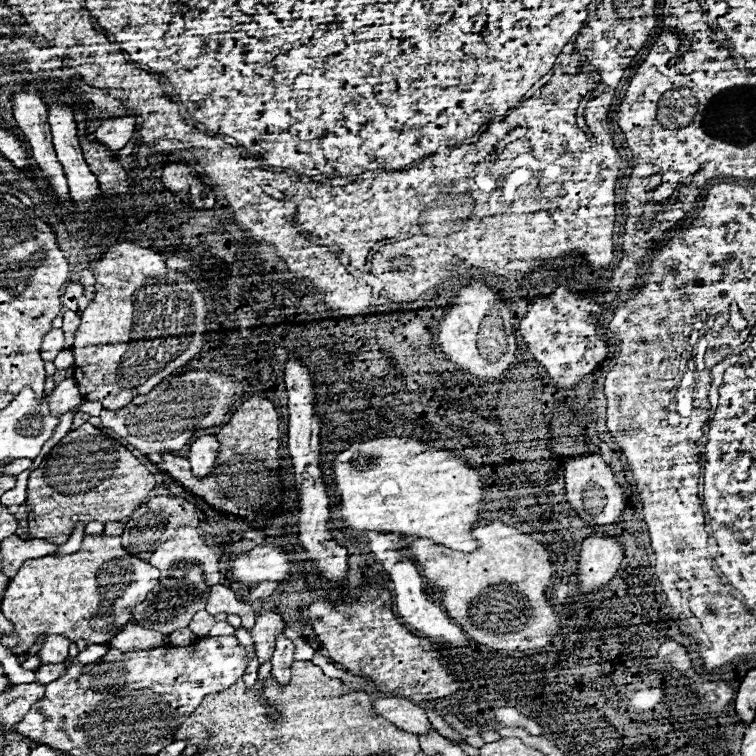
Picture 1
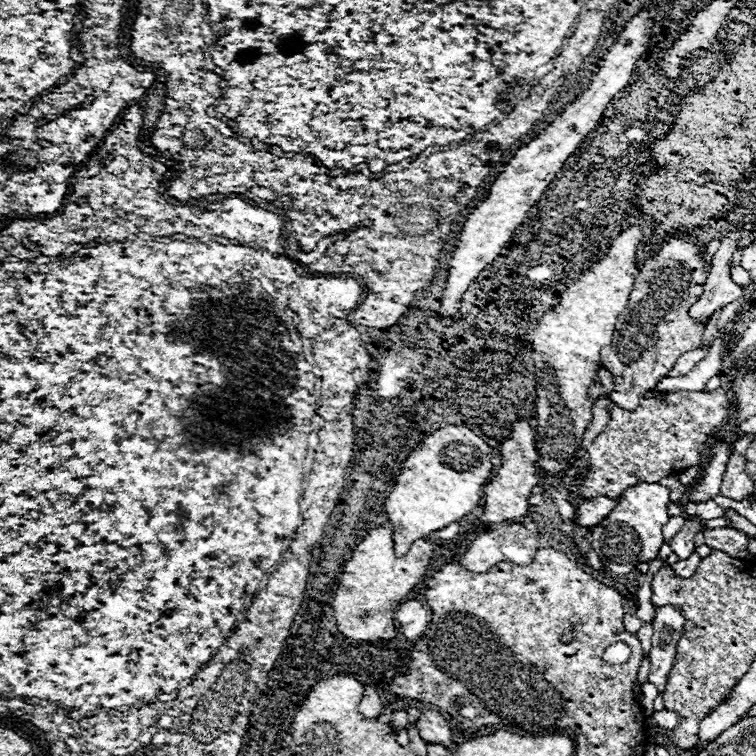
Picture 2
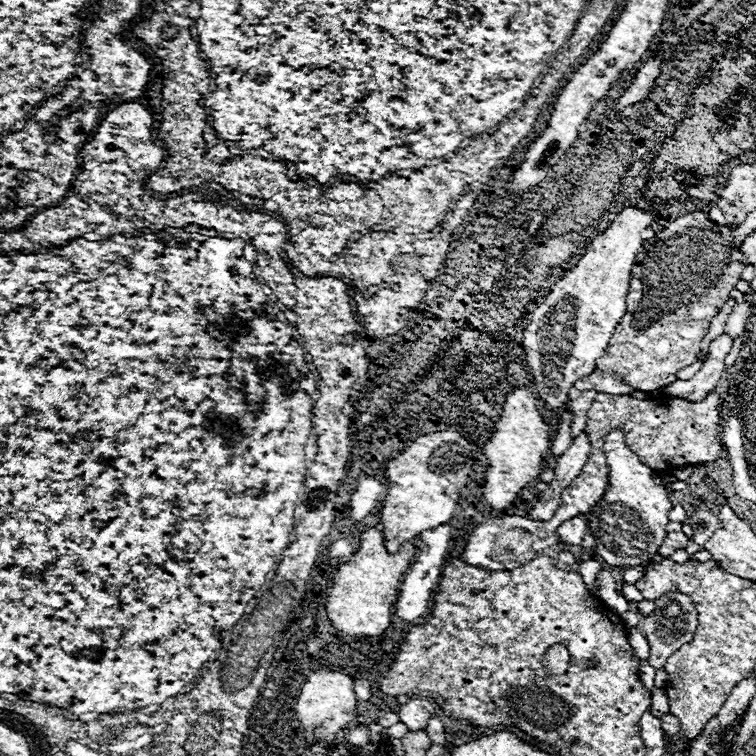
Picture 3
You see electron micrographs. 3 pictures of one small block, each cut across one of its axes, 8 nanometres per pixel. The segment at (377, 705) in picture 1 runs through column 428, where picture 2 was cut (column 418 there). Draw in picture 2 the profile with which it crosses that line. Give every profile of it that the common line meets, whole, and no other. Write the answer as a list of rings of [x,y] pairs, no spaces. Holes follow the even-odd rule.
[[[436,710],[422,712],[416,728],[424,742],[444,744],[444,748],[452,746],[452,730],[448,728],[448,722],[442,718],[440,712],[436,712]]]

